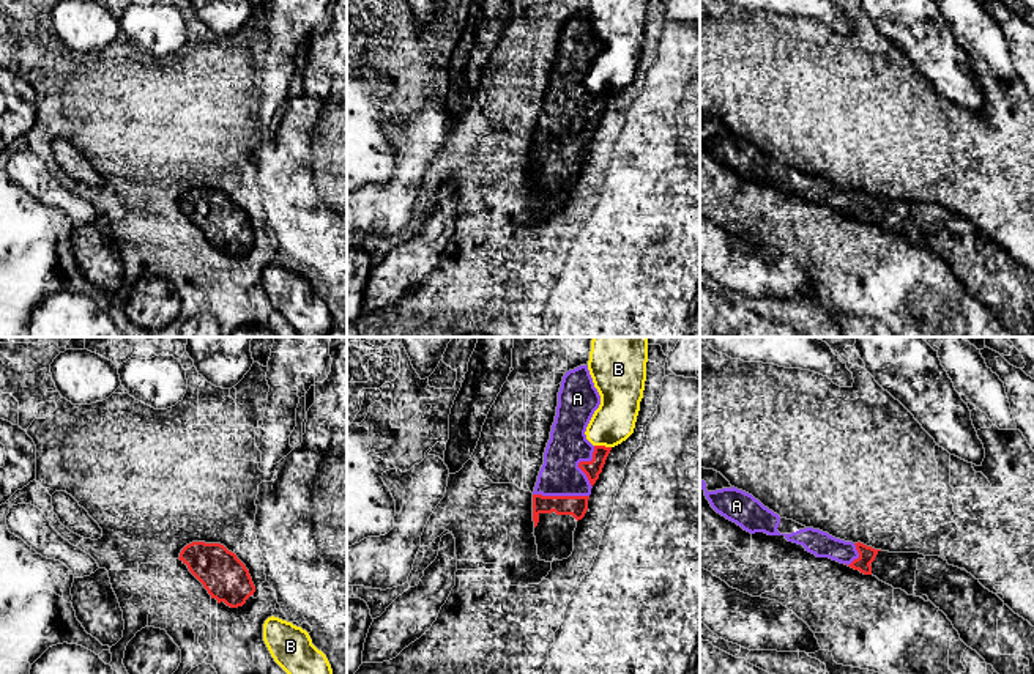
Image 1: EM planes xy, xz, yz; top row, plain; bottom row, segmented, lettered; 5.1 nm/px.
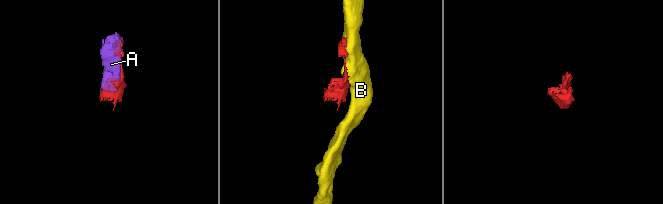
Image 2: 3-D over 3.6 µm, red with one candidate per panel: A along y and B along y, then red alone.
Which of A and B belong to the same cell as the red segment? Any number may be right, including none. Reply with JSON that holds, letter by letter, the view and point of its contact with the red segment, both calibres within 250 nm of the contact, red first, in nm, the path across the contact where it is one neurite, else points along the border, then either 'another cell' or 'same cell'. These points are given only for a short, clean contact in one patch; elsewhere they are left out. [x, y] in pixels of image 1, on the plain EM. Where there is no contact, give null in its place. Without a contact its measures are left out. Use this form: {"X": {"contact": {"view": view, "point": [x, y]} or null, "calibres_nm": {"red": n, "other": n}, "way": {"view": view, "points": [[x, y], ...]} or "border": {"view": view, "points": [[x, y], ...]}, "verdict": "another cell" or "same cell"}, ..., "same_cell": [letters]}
{"A": {"contact": {"view": "xz", "point": [561, 144]}, "calibres_nm": {"red": 110, "other": 200}, "verdict": "same cell"}, "B": {"contact": {"view": "xz", "point": [602, 93]}, "calibres_nm": {"red": 90, "other": 220}, "verdict": "another cell"}, "same_cell": ["A"]}

